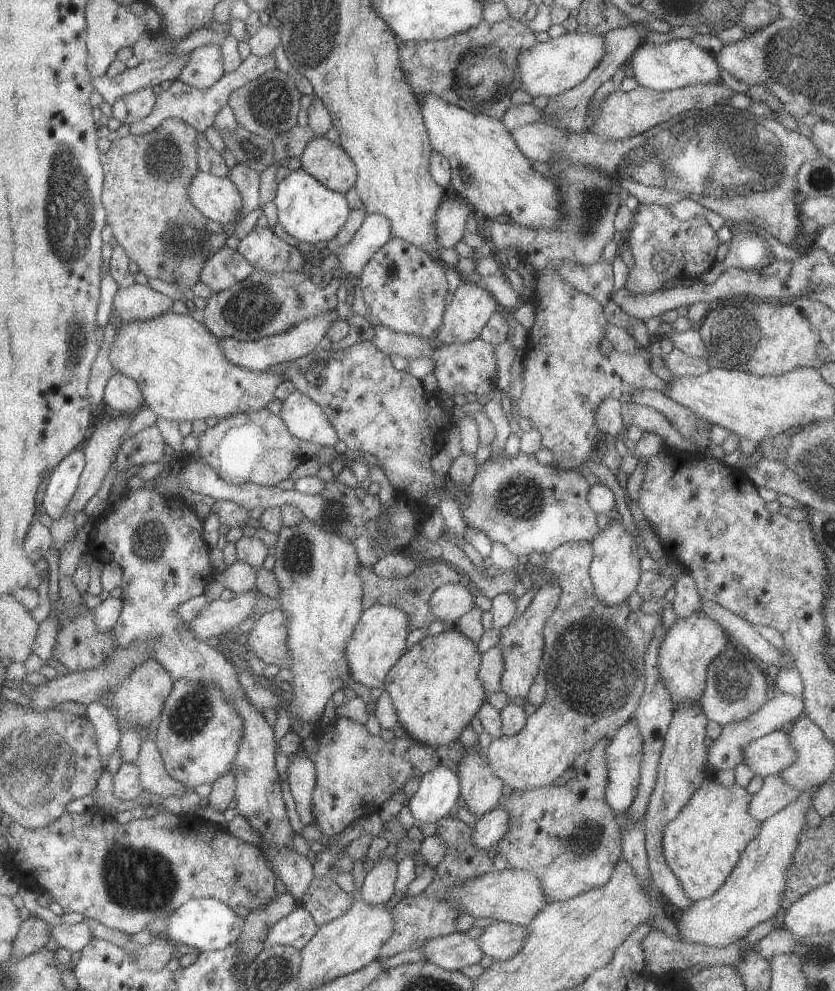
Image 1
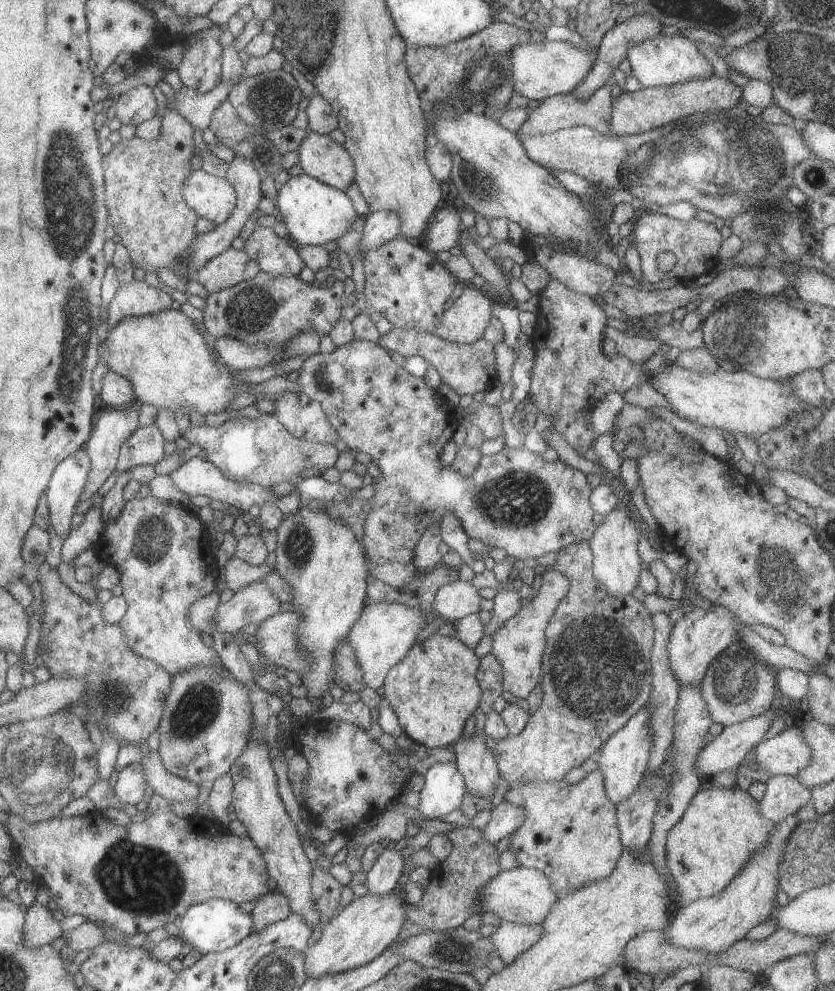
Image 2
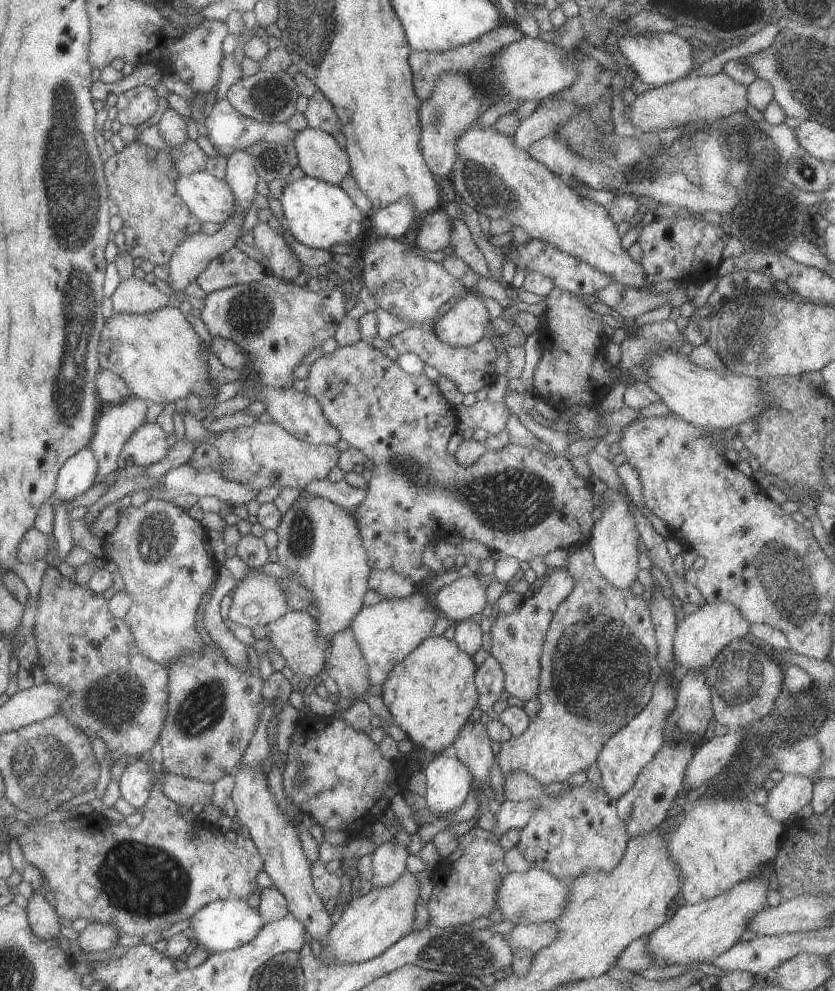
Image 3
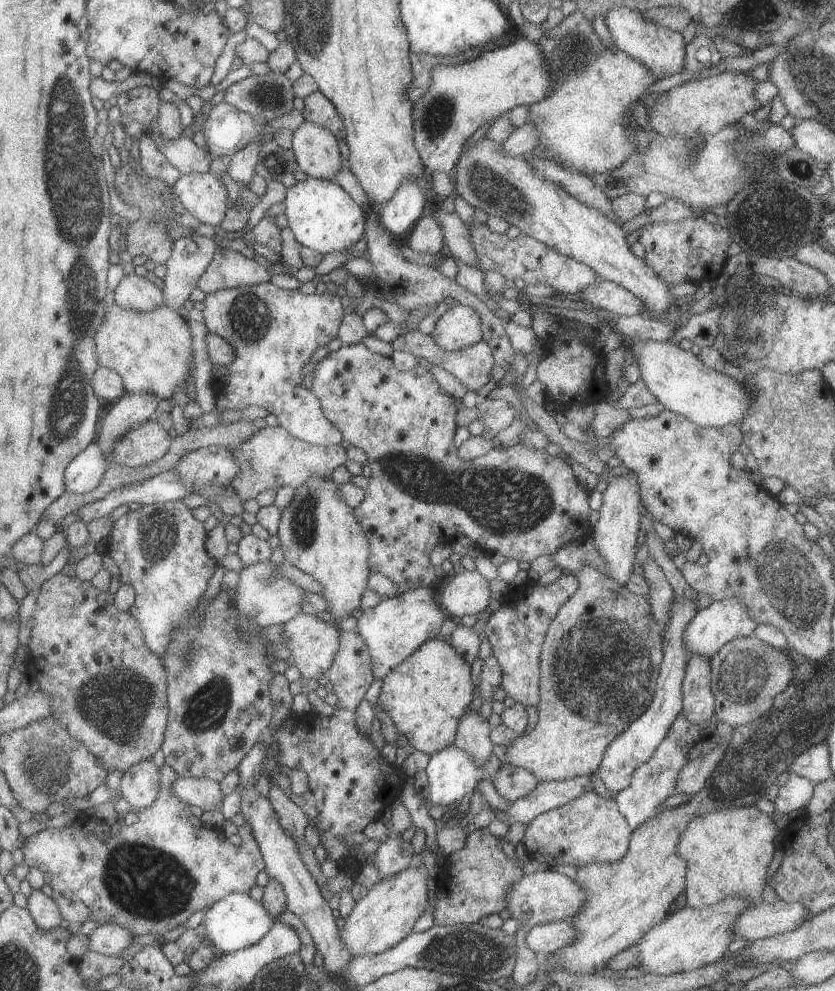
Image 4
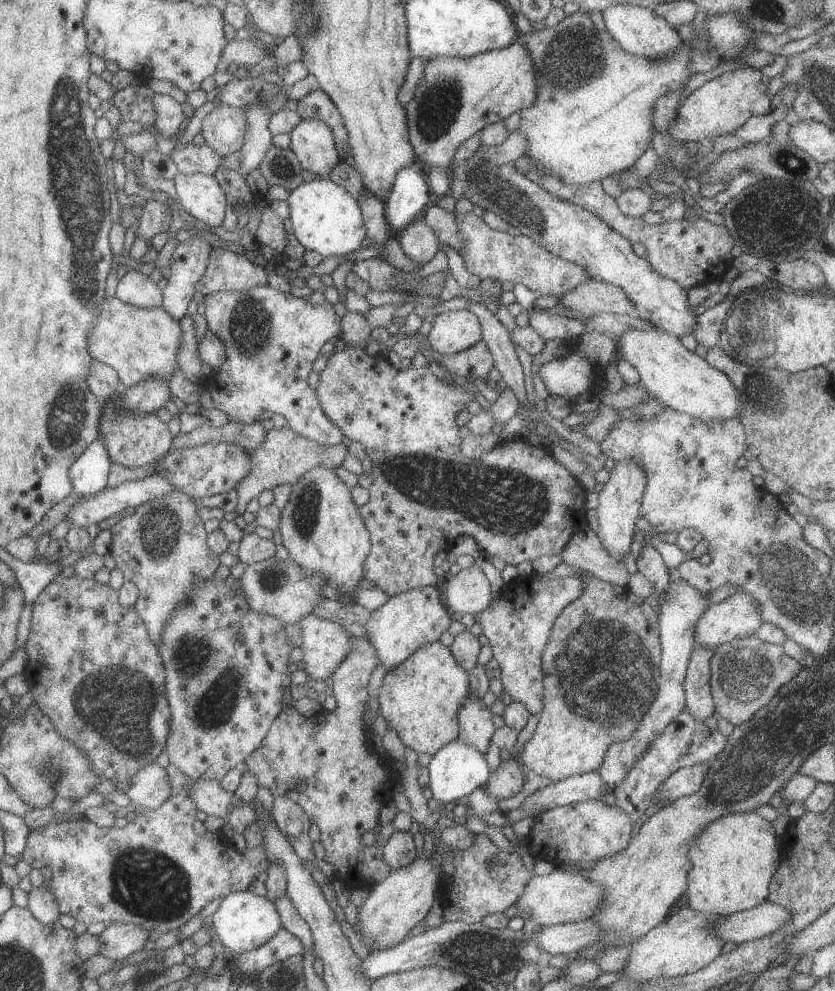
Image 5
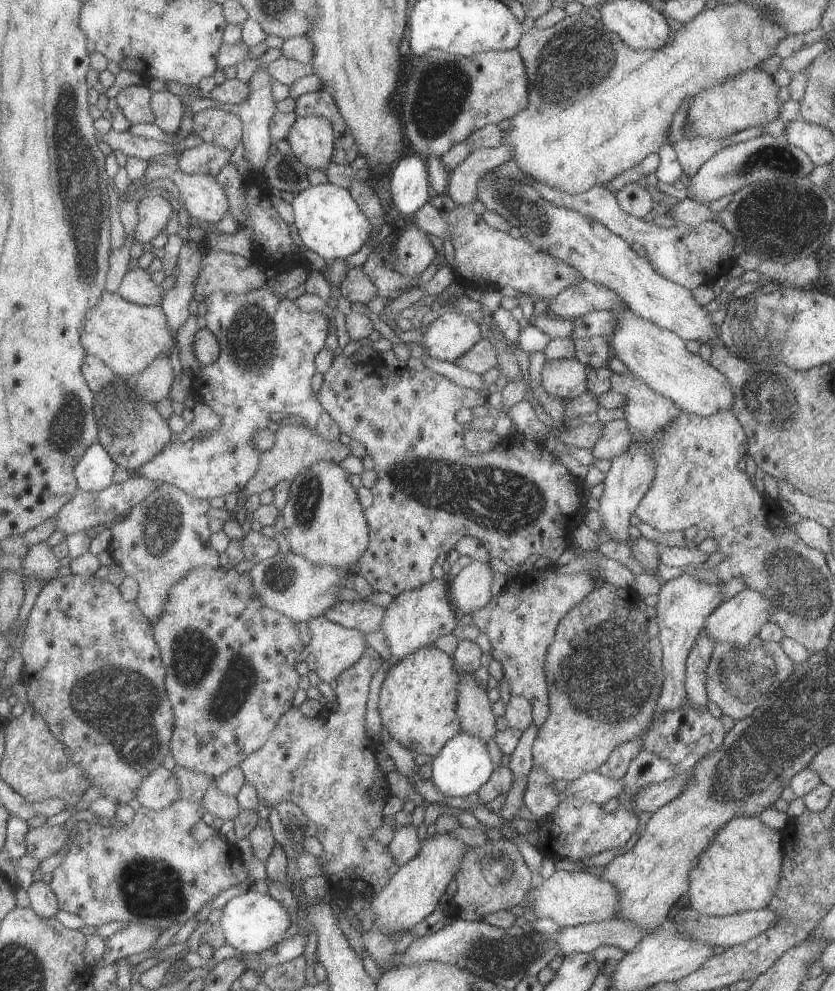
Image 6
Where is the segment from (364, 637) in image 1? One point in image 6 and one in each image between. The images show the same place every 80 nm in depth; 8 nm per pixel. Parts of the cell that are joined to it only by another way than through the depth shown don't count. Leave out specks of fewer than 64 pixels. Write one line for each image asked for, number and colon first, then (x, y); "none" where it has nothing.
2: (385, 632)
3: (387, 632)
4: (394, 629)
5: (407, 621)
6: (417, 618)

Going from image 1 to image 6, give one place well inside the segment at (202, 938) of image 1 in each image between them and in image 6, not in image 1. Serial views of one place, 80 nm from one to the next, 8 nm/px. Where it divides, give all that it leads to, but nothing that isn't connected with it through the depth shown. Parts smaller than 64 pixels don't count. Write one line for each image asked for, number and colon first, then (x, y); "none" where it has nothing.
2: (219, 924)
3: (227, 924)
4: (234, 922)
5: (245, 921)
6: (251, 922)

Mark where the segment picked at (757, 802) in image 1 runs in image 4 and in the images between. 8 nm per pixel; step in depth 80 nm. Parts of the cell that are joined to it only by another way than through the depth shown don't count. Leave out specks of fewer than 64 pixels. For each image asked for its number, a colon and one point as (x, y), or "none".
2: (785, 794)
3: (792, 793)
4: (797, 791)

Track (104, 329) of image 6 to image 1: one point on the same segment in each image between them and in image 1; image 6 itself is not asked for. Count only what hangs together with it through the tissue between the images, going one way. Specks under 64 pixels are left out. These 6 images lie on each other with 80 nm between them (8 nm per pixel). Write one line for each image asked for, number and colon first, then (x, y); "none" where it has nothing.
1: (183, 375)
2: (168, 362)
3: (157, 354)
4: (151, 350)
5: (139, 343)

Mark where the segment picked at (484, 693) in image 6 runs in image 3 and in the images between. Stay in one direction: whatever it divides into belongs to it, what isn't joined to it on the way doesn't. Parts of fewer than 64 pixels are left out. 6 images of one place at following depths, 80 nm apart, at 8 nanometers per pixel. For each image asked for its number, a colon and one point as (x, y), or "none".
3: (473, 746)
4: (473, 732)
5: (476, 728)

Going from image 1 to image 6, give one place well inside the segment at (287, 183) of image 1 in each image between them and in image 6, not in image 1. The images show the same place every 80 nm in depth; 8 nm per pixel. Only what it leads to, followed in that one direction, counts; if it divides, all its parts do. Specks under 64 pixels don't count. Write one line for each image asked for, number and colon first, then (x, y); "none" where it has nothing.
2: (314, 212)
3: (320, 215)
4: (323, 217)
5: (326, 218)
6: (330, 223)

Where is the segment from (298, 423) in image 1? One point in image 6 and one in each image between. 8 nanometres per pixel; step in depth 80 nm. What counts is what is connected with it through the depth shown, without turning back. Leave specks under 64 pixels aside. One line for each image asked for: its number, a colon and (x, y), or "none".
2: (304, 417)
3: (276, 323)
4: (274, 332)
5: (272, 338)
6: (268, 346)

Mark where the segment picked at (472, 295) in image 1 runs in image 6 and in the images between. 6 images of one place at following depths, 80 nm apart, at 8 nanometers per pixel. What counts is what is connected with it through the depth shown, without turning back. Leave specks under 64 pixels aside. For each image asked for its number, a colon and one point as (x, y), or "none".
2: (465, 322)
3: (466, 323)
4: (459, 327)
5: (452, 332)
6: (454, 333)

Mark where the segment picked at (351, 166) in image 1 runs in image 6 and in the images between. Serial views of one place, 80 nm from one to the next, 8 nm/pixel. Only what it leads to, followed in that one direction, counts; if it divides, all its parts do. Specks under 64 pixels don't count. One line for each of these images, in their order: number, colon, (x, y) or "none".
2: (321, 157)
3: (319, 155)
4: (316, 148)
5: (312, 141)
6: (312, 139)

